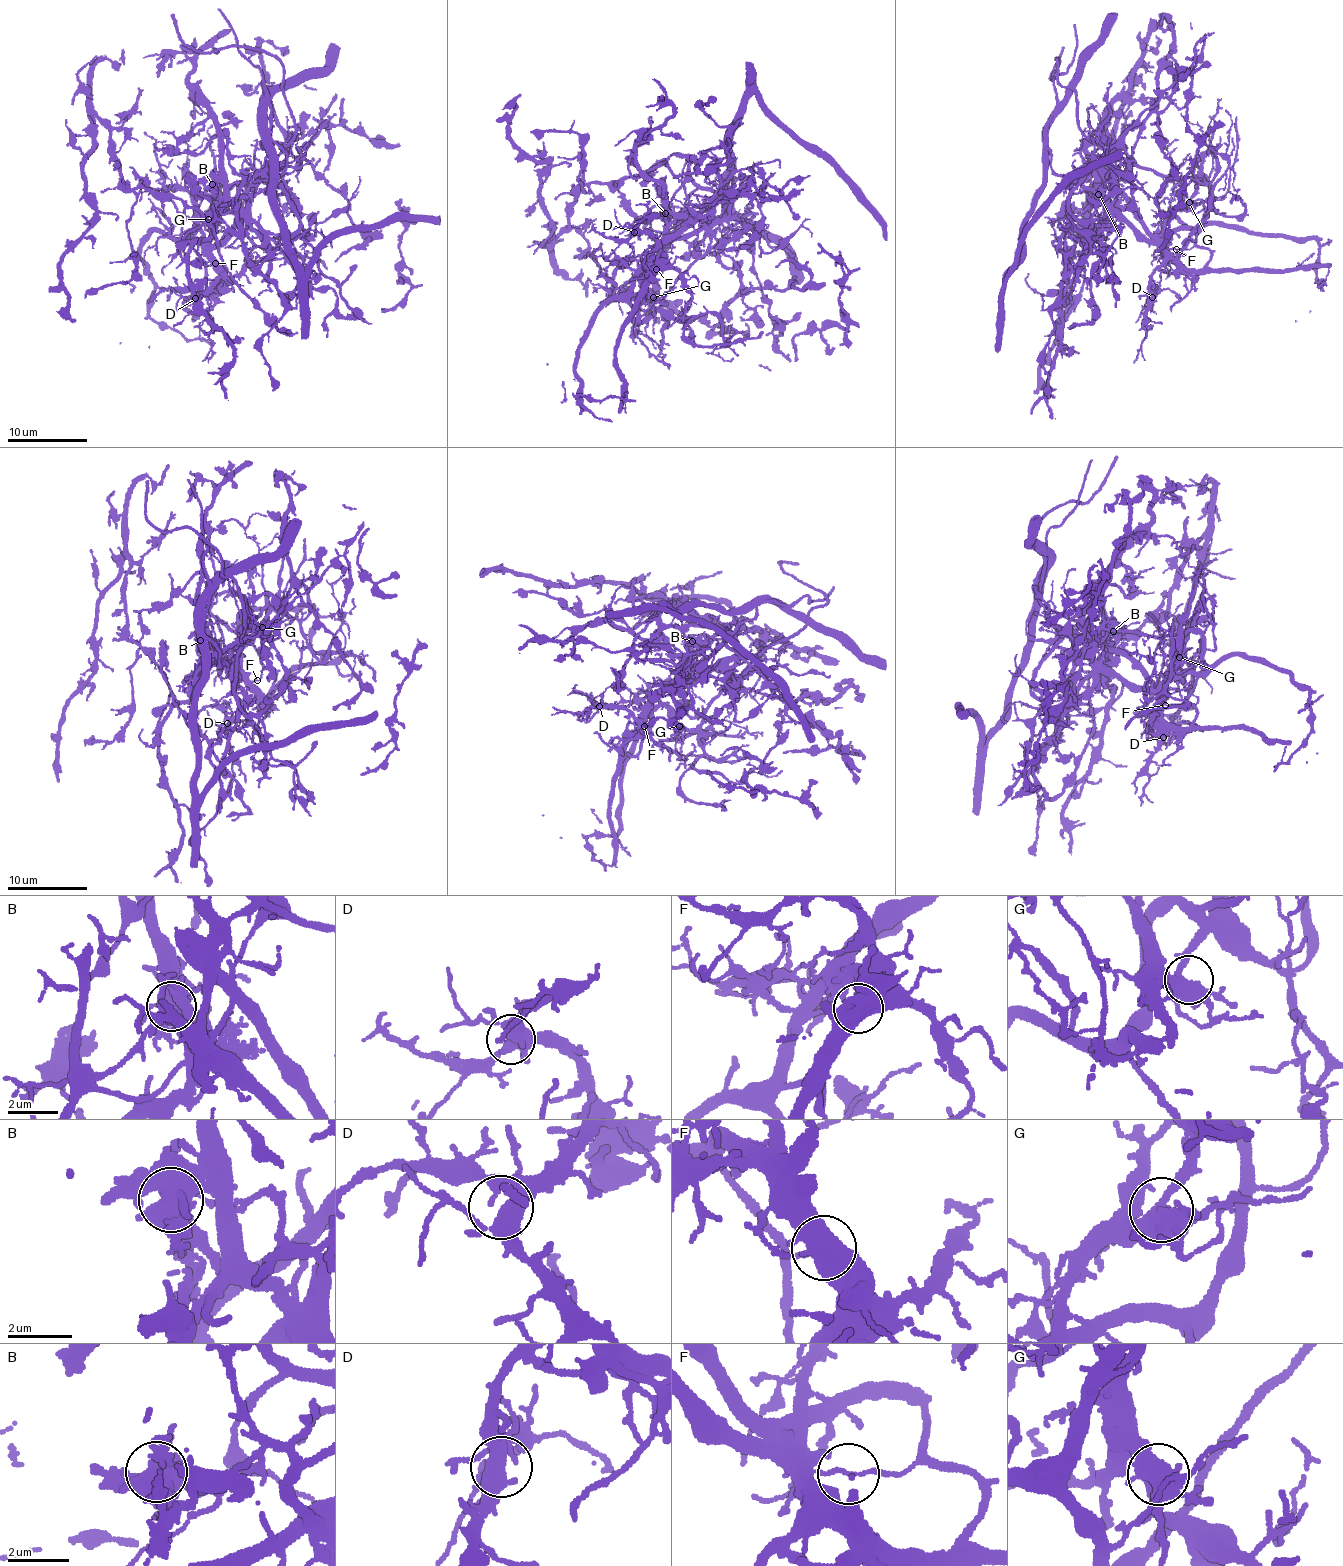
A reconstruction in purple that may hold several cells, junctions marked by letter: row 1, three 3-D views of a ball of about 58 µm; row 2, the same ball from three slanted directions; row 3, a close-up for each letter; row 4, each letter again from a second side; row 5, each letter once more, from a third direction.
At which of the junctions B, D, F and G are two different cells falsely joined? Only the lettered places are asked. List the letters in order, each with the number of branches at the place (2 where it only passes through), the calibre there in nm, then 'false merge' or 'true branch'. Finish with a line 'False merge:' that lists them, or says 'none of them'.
B: 6 | 650 nm | false merge
D: 5 | 400 nm | true branch
F: 2 | 100 nm | false merge
G: 5 | 500 nm | true branch
False merge: B, F

